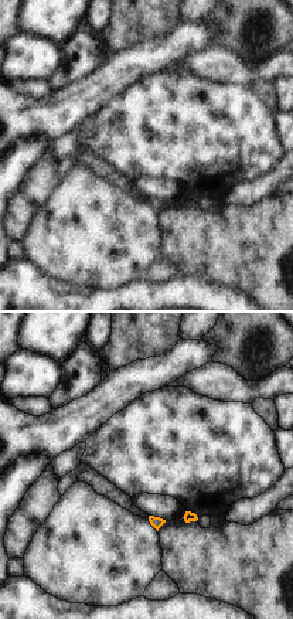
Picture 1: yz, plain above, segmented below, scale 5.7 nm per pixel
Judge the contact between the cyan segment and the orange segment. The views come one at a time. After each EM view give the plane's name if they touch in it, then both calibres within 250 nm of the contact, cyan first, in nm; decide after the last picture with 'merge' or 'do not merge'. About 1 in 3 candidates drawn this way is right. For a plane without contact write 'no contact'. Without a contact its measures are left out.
no contact

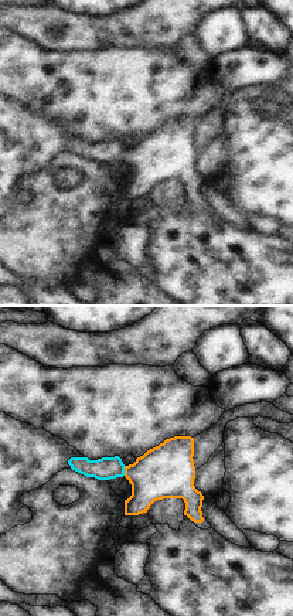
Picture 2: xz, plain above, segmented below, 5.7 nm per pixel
meets cyan in xz; 130 nm thick on the cyan side, 300 nm on the other

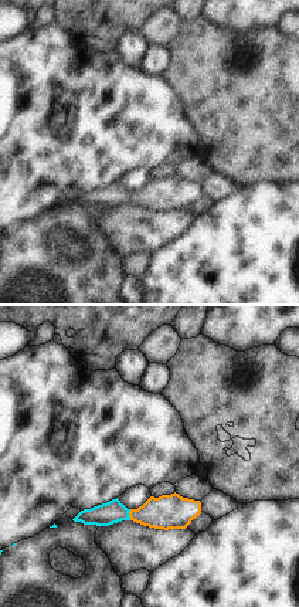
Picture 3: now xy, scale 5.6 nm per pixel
meets cyan in xy; 130 nm thick on the cyan side, 190 nm on the other

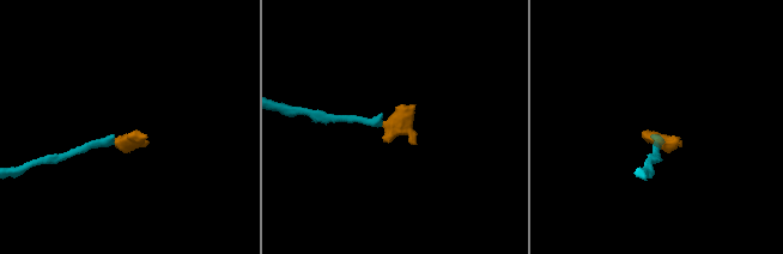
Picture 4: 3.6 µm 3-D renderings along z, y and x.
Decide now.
merge

